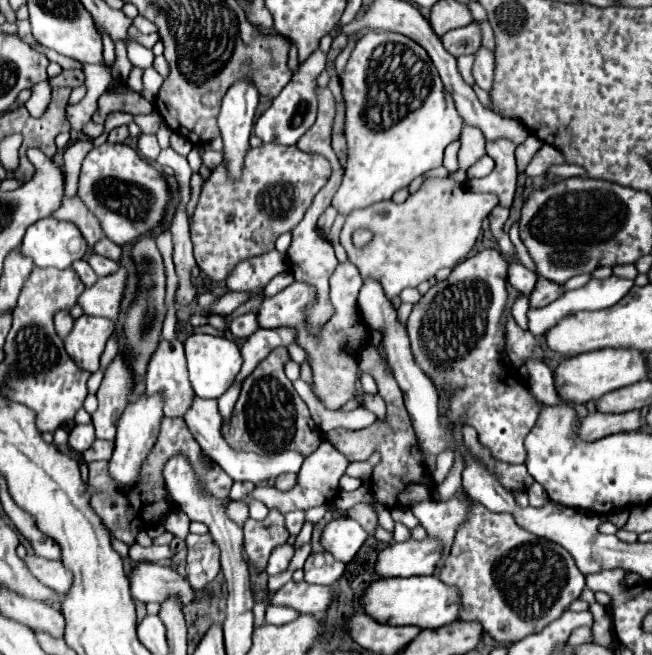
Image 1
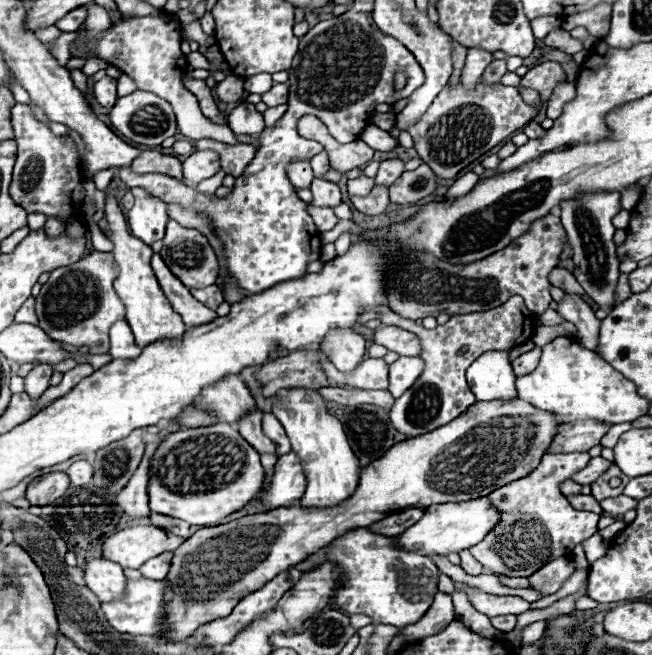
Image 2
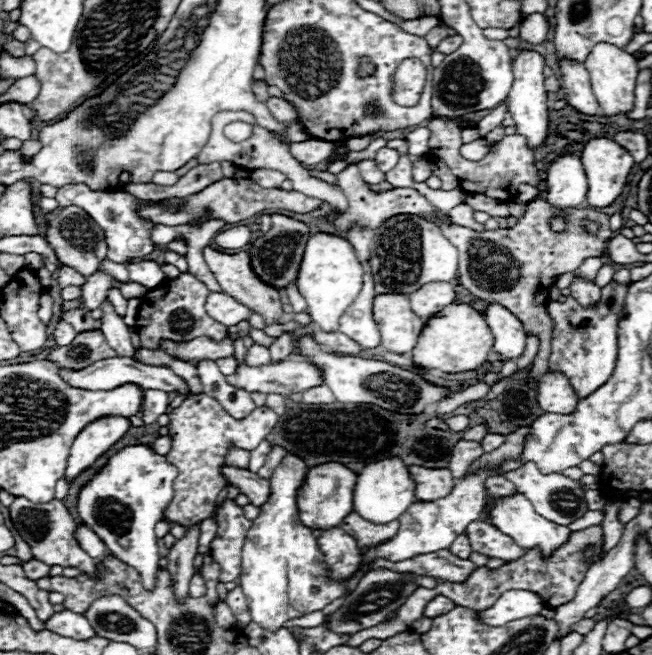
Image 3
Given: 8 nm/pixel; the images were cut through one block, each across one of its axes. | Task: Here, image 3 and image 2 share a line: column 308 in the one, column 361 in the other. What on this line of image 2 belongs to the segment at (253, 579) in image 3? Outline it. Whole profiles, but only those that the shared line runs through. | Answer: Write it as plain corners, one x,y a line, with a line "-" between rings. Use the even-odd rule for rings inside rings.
356,528
336,538
328,546
326,560
342,568
336,586
336,604
346,614
368,614
378,624
392,624
396,628
414,624
424,616
438,592
440,572
432,558
398,550
392,546
390,536
374,534
368,528

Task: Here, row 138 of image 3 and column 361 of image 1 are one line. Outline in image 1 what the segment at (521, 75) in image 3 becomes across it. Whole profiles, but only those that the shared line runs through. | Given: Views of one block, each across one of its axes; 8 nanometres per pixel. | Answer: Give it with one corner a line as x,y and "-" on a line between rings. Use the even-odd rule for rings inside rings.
336,518
326,524
320,544
326,552
332,552
336,560
342,560
348,564
356,556
358,548
364,544
366,538
368,538
368,532
360,524
356,524
356,520

